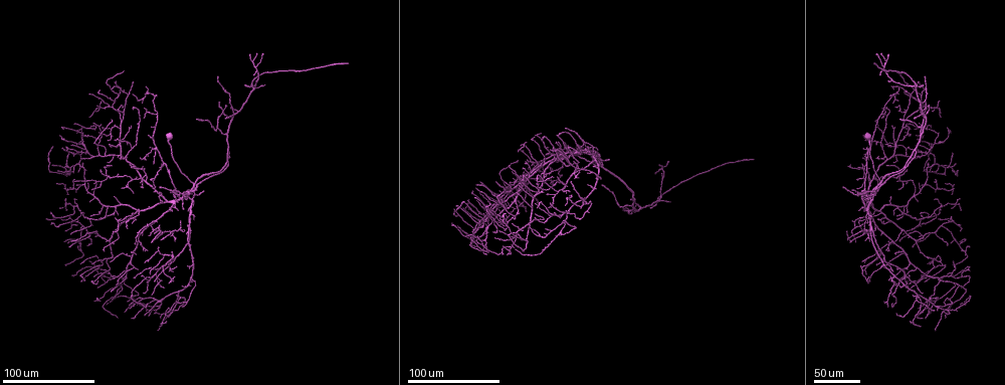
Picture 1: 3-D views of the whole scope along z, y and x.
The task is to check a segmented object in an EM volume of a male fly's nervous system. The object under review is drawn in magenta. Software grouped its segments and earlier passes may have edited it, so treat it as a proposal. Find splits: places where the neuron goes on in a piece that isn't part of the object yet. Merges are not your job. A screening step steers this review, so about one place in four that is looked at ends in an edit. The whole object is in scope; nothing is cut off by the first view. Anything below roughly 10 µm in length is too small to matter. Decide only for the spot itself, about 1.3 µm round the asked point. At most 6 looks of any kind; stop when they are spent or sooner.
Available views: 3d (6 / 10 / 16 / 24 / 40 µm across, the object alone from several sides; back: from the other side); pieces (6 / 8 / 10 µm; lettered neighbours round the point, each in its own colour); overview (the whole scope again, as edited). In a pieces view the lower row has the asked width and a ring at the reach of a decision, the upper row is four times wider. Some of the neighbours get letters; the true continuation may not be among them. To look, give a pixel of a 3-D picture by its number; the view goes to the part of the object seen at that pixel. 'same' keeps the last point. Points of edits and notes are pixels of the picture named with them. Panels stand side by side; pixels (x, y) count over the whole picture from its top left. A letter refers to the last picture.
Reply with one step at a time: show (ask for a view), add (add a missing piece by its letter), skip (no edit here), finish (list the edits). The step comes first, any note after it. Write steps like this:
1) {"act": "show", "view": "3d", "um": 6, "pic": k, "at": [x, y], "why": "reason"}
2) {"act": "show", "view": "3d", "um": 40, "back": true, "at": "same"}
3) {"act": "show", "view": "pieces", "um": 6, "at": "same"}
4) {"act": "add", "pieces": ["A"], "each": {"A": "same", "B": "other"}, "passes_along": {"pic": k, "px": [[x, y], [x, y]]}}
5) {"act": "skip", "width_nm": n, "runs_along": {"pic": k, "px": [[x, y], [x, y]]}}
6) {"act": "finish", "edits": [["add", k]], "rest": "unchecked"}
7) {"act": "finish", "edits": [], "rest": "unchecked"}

{"act": "show", "view": "3d", "um": 24, "pic": 1, "at": [94, 276], "why": "free end"}

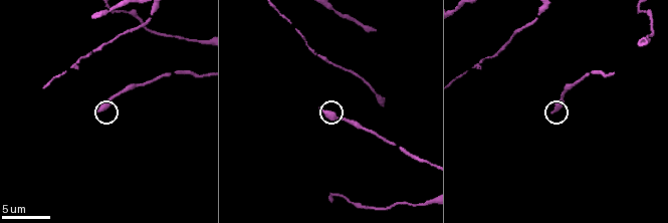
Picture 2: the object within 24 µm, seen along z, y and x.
{"act": "show", "view": "pieces", "um": 8, "pic": 2, "at": [323, 108]}

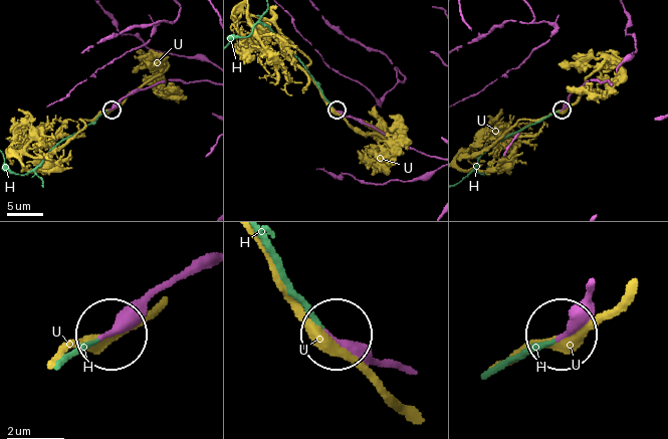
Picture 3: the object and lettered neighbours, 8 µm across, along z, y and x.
{"act": "add", "pieces": ["H"], "each": {"H": "same", "U": "other"}, "passes_along": {"pic": 3, "px": [[398, 371], [355, 359], [325, 332], [284, 274], [270, 238]]}, "found": "the neuron continues"}

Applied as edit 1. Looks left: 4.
{"act": "show", "view": "3d", "um": 40, "pic": 1, "at": [501, 247], "why": "free end"}

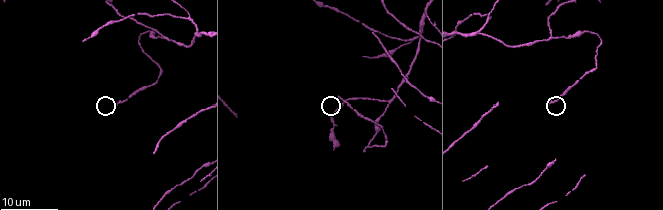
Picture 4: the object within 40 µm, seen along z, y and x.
{"act": "show", "view": "pieces", "um": 8, "pic": 4, "at": [337, 97]}

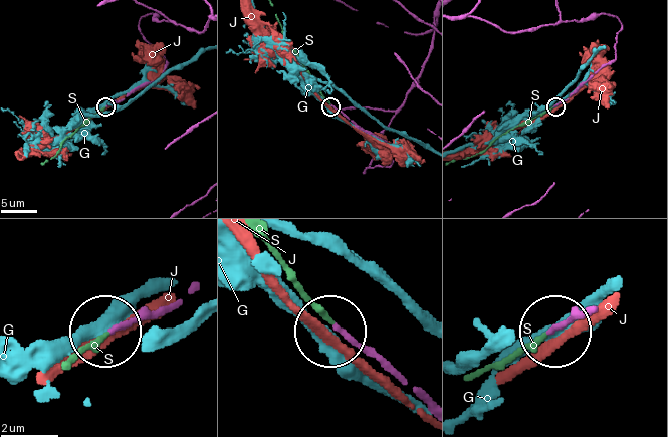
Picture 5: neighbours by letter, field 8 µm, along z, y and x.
{"act": "add", "pieces": ["S"], "each": {"G": "other", "J": "other", "S": "same"}, "passes_along": {"pic": 5, "px": [[179, 298], [129, 317], [73, 361]]}, "found": "the neuron continues"}

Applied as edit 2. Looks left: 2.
{"act": "finish", "edits": [["add", 3], ["add", 5]], "rest": "unchecked"}

